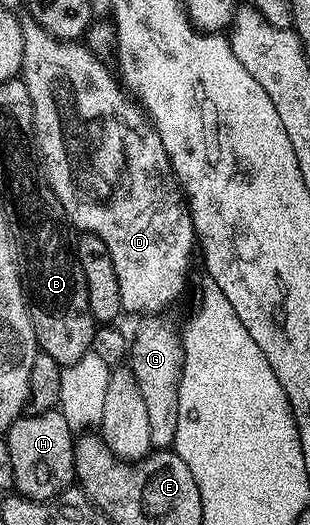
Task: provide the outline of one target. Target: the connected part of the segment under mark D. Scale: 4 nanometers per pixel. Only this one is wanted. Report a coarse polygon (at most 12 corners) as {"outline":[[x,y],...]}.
{"outline":[[24,24],[33,141],[123,313],[197,249],[154,125],[83,46]]}

